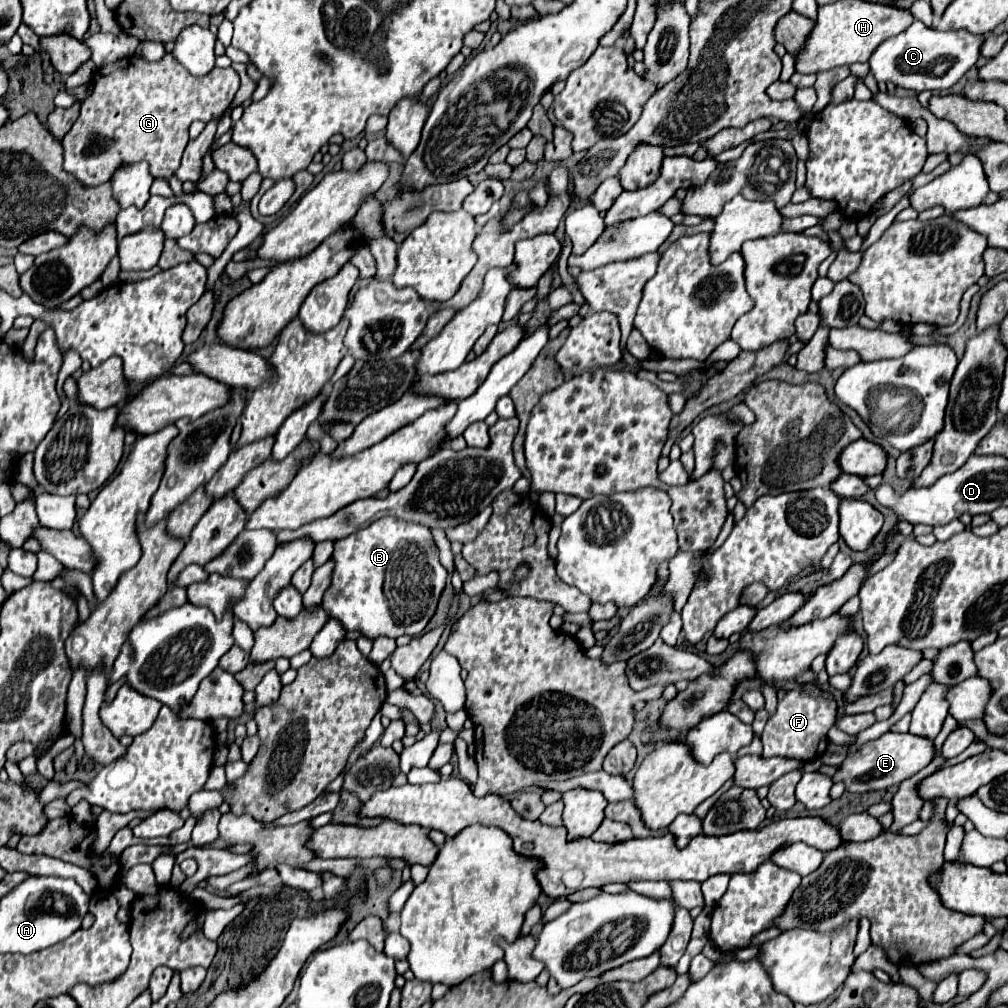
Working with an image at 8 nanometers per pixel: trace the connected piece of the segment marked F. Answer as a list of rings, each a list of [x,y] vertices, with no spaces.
[[[800,689],[788,691],[776,707],[776,713],[770,715],[764,731],[762,731],[762,743],[764,743],[764,757],[786,757],[786,759],[798,759],[798,761],[814,761],[824,755],[828,749],[828,731],[834,725],[836,717],[836,701],[830,691],[822,691],[822,695],[816,699],[814,695],[806,695]]]

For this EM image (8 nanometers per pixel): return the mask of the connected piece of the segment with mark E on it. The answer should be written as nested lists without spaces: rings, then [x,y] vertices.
[[[884,733],[882,737],[860,745],[854,753],[848,753],[842,765],[832,775],[834,783],[844,783],[850,793],[866,793],[874,789],[886,789],[902,783],[912,777],[920,769],[924,769],[934,757],[934,743],[930,739],[922,739],[910,733]]]

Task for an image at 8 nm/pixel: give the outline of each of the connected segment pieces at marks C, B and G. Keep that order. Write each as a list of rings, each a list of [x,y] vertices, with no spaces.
[[[914,21],[906,31],[878,45],[870,57],[870,67],[876,81],[892,81],[898,87],[916,91],[916,95],[922,91],[944,91],[978,61],[982,41],[980,35],[970,35],[966,31],[936,31],[922,21]]]
[[[394,517],[378,519],[370,527],[364,527],[362,531],[356,531],[346,539],[338,539],[334,543],[332,559],[332,583],[324,593],[322,607],[328,613],[328,617],[340,621],[340,625],[346,631],[360,631],[364,637],[372,641],[378,637],[396,639],[400,635],[420,635],[432,619],[432,615],[436,613],[436,605],[448,577],[446,569],[438,561],[438,549],[432,541],[428,527]]]
[[[140,55],[118,59],[96,69],[92,93],[82,101],[80,117],[62,139],[64,169],[86,187],[96,187],[122,165],[146,161],[154,177],[170,177],[180,165],[192,121],[218,119],[240,87],[234,69],[216,67],[210,75],[190,75],[172,55],[148,63]]]

